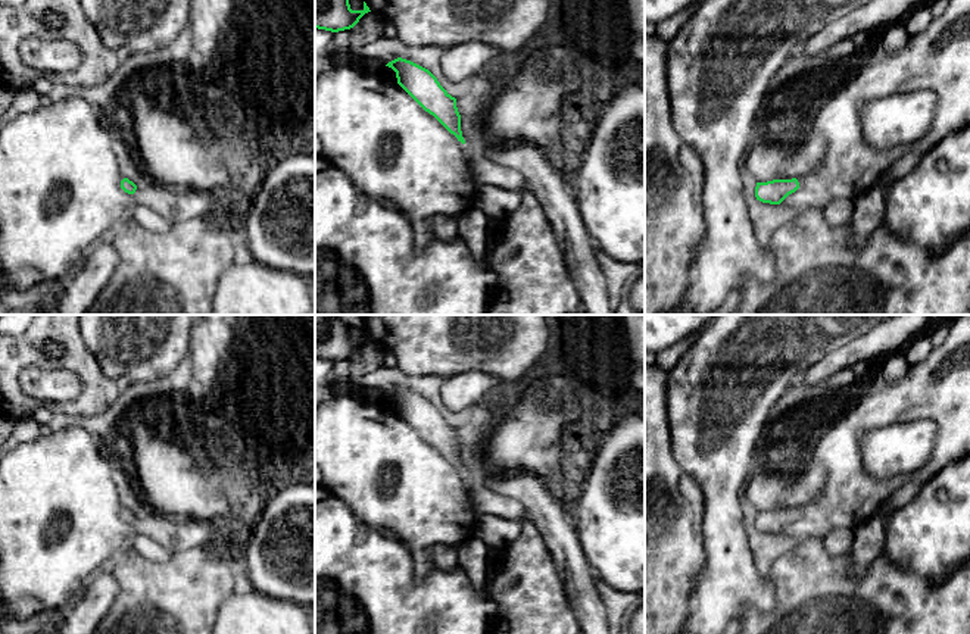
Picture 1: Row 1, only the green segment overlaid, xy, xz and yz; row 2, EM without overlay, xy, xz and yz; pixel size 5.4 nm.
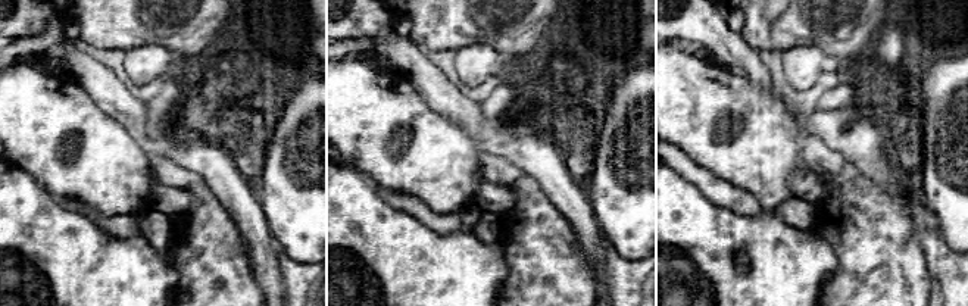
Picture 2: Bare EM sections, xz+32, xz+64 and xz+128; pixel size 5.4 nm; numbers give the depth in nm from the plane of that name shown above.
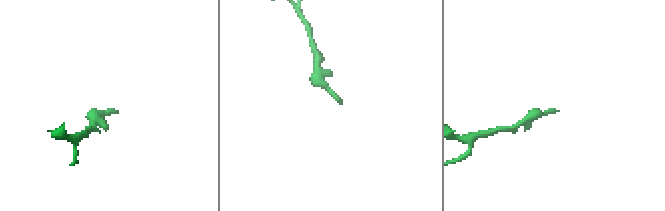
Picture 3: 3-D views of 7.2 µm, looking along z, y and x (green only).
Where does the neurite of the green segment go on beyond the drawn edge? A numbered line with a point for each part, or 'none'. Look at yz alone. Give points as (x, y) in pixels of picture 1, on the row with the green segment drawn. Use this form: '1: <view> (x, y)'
none

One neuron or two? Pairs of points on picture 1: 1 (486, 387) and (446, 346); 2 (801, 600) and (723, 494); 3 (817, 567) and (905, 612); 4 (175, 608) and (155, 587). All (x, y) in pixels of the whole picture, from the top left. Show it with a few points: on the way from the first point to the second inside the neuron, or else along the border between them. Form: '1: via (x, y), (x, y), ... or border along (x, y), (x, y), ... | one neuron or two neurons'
1: border along (442, 377), (468, 371), (484, 371), (502, 384) | two neurons
2: border along (767, 578), (774, 605), (766, 611), (747, 606) | two neurons
3: via (839, 589), (860, 609), (880, 609), (883, 612) | one neuron
4: via (171, 603), (159, 592) | one neuron

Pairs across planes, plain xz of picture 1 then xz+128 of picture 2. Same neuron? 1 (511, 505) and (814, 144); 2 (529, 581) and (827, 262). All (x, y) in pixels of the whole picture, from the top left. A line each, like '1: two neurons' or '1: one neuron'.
1: one neuron
2: two neurons

